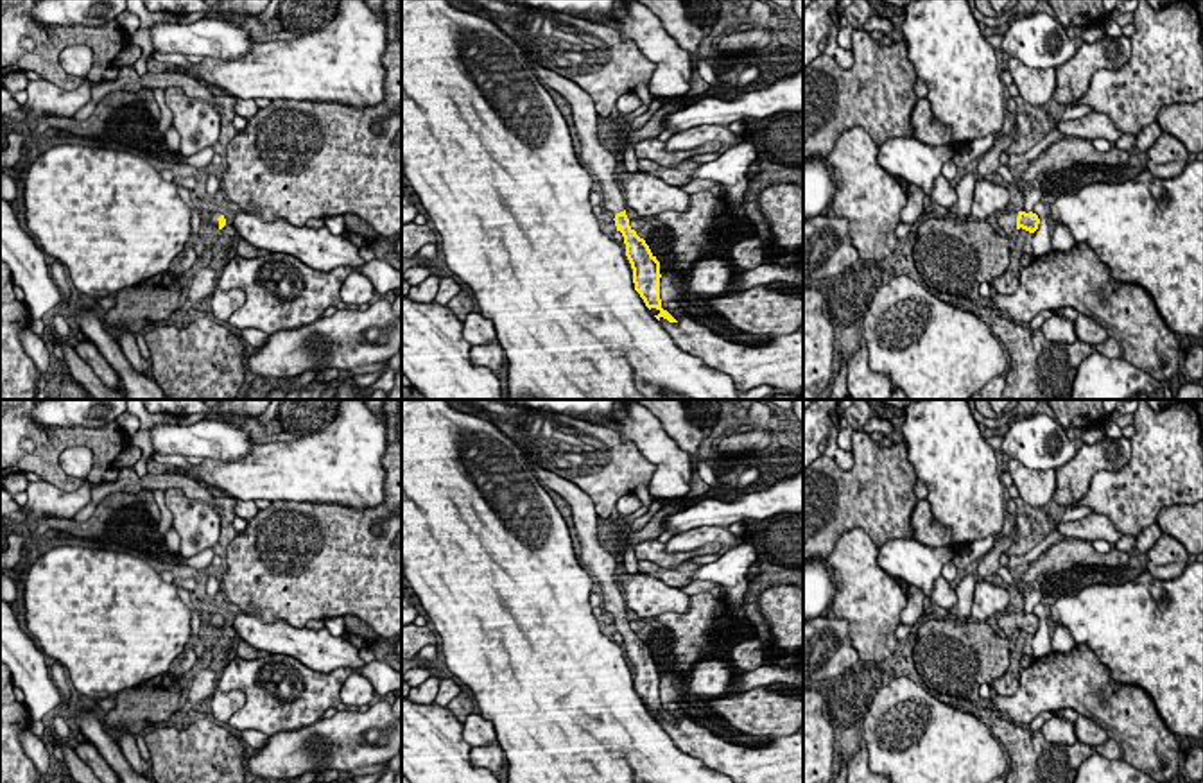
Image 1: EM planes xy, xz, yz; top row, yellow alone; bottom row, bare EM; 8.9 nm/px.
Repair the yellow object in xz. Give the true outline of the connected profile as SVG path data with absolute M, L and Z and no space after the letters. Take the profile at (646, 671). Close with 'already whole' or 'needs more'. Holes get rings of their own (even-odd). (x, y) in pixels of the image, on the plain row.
M532 466L540 482L556 491L570 507L574 520L574 539L577 546L577 557L602 589L602 609L615 616L617 632L622 634L626 645L626 658L633 670L635 692L644 701L645 708L656 710L660 715L654 717L658 722L663 718L669 724L678 724L667 711L662 710L660 701L660 663L651 654L644 640L629 627L626 616L626 598L620 593L615 573L619 563L615 554L602 545L599 532L599 516L595 512L592 498L570 480L558 477L552 471Z; needs more

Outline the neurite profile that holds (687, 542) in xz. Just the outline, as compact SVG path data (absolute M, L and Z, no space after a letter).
M699 527L671 538L665 543L665 552L694 552L696 548L706 543L719 543L721 546L726 545L730 548L735 548L742 543L742 539L731 534L728 527Z

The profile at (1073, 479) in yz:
M1104 437L1095 444L1081 443L1076 455L1056 468L1052 507L1072 509L1086 495L1097 471L1121 471L1131 459L1131 441Z

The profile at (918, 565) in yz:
M891 539L878 546L878 566L893 579L920 588L929 598L943 566L952 561L950 546L927 546L916 539Z

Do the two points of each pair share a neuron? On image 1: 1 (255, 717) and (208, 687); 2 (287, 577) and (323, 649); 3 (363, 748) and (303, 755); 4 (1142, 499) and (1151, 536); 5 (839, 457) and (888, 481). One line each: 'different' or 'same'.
1: different
2: different
3: same
4: different
5: different

